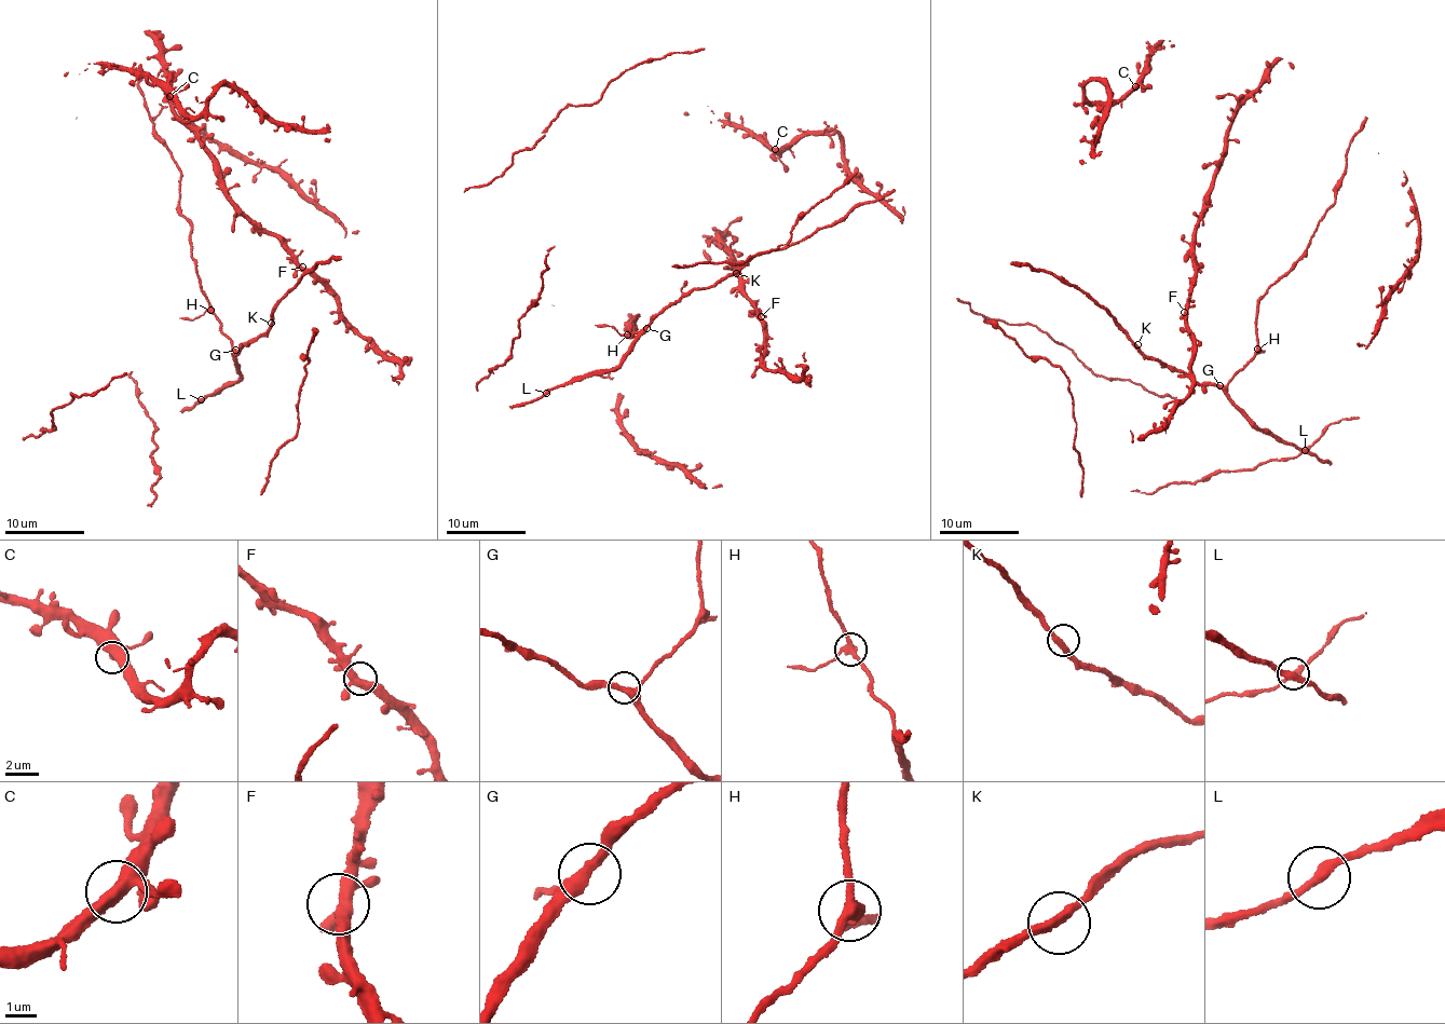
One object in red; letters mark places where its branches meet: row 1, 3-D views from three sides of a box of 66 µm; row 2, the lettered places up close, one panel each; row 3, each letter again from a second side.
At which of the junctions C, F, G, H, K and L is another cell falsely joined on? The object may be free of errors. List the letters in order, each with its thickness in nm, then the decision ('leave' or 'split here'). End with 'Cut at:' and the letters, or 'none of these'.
C: calibre 440 nm; leave
F: calibre 360 nm; leave
G: calibre 340 nm; leave
H: calibre 280 nm; split here
K: calibre 280 nm; leave
L: calibre 320 nm; leave
Cut at: H

